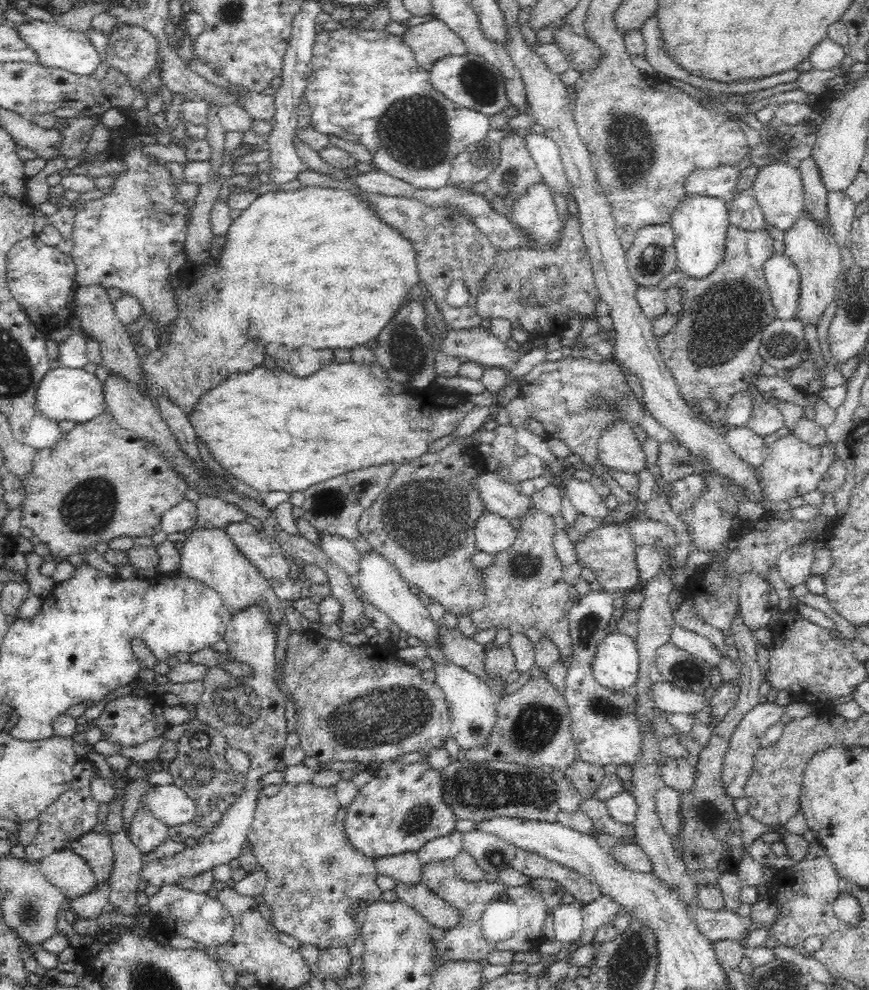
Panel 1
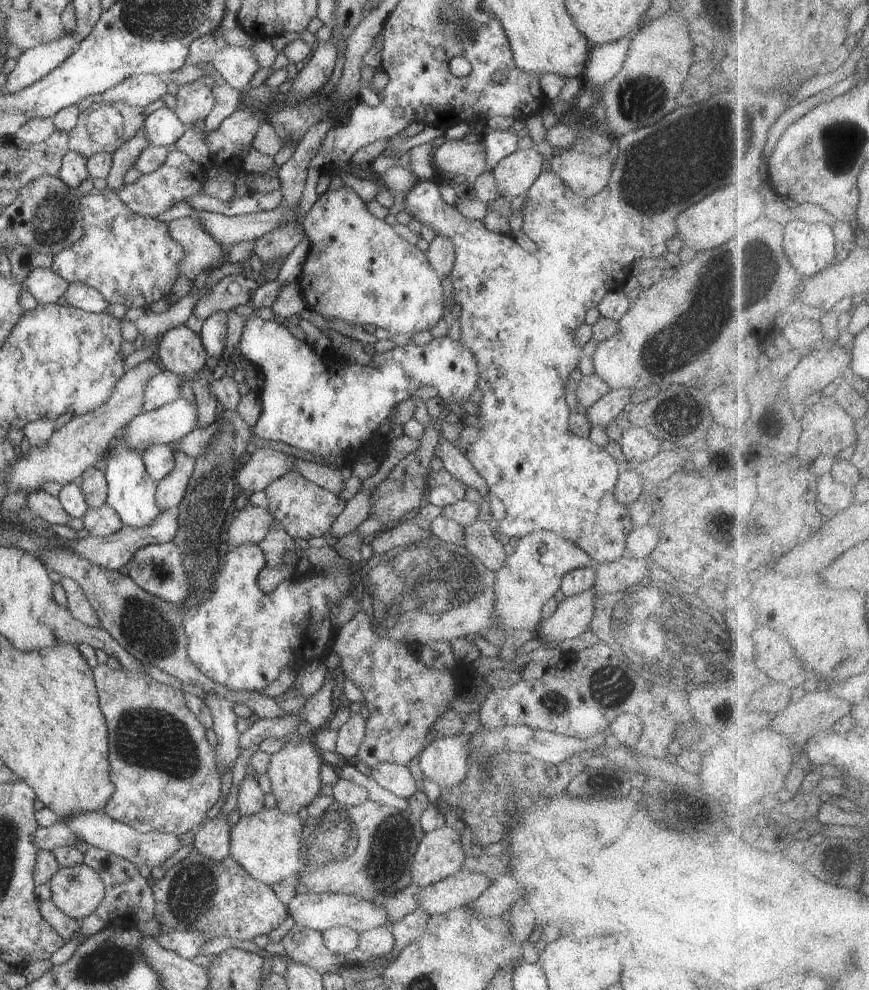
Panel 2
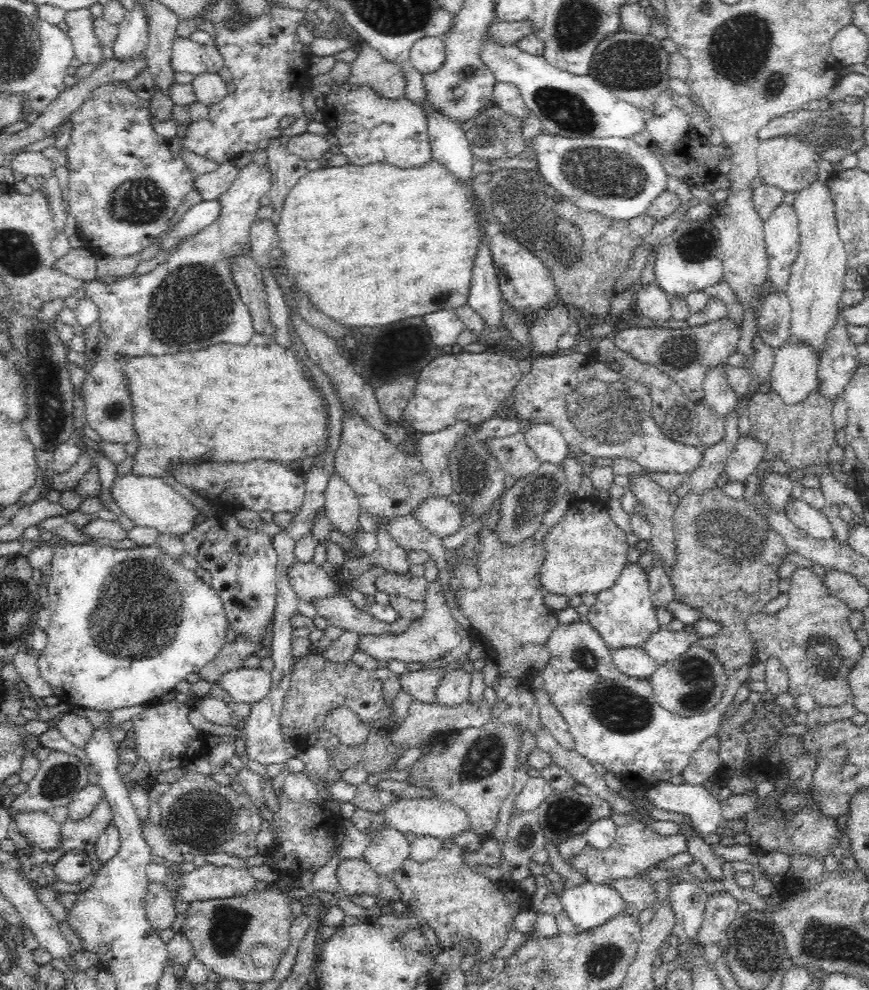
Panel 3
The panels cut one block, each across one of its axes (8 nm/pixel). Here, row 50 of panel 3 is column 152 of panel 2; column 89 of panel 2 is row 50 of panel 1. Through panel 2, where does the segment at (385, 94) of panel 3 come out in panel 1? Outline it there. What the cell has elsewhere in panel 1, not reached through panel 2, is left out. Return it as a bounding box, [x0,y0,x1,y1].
[401,18,468,71]

